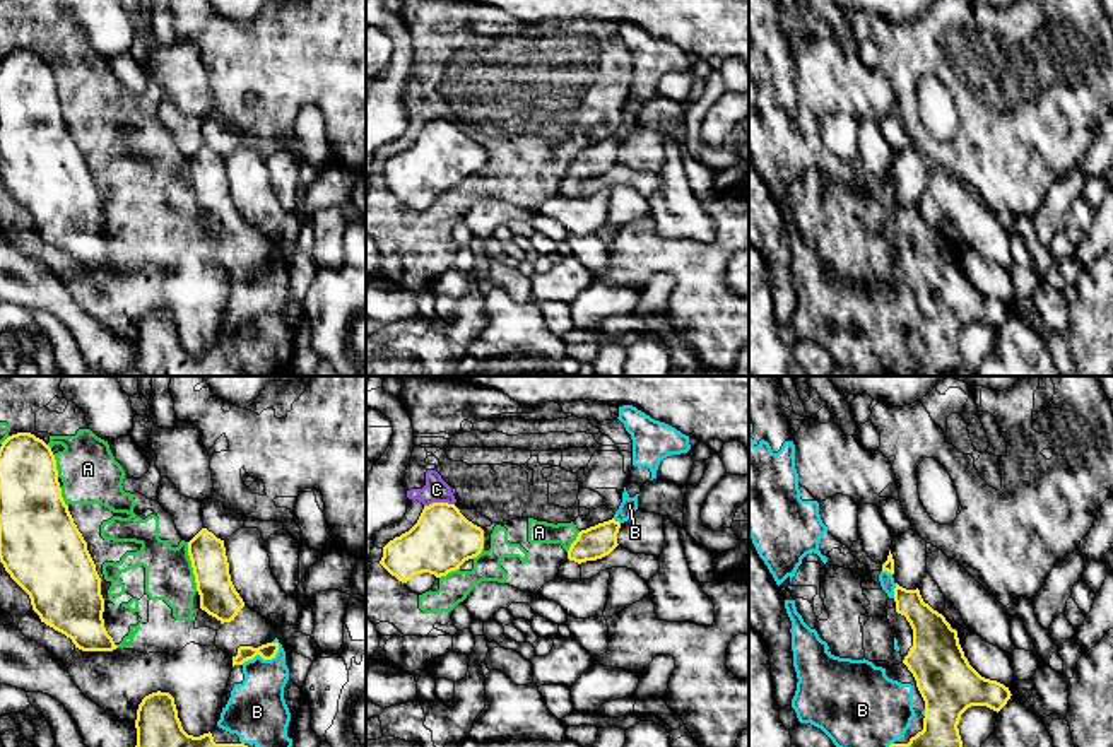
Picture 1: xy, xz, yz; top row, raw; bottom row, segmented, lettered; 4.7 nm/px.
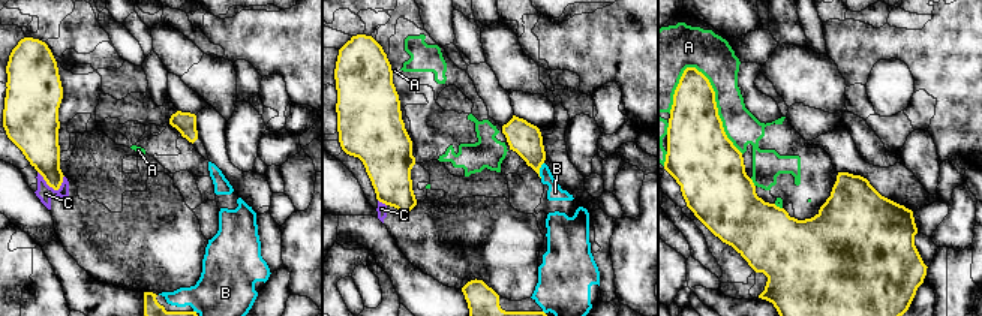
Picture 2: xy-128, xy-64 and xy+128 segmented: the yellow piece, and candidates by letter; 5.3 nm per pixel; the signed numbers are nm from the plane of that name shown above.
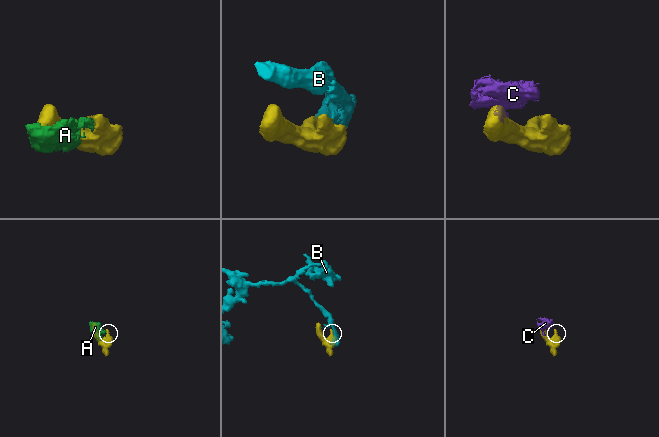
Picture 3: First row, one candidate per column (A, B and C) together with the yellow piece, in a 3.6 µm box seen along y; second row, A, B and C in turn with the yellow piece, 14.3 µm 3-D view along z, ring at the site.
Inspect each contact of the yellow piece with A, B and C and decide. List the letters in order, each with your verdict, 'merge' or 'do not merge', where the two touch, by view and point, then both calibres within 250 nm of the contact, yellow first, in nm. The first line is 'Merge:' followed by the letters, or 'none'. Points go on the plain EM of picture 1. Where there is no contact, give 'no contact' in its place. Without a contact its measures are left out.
Merge: B
A: do not merge; meets yellow in xy at (192, 183); 180 nm thick on the yellow side, 220 nm on the other
B: merge; meets yellow in xy at (264, 276); 80 nm thick on the yellow side, 280 nm on the other
C: do not merge; meets yellow in xz at (438, 120); 300 nm thick on the yellow side, 110 nm on the other

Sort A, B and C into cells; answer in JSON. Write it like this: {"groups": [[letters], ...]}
{"groups": [["A", "C"], ["B"]]}

